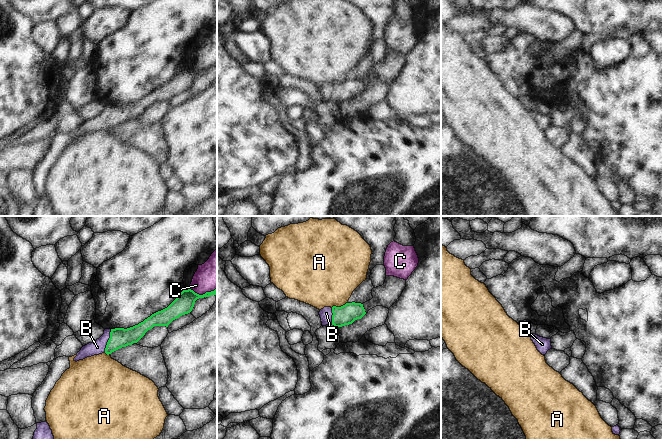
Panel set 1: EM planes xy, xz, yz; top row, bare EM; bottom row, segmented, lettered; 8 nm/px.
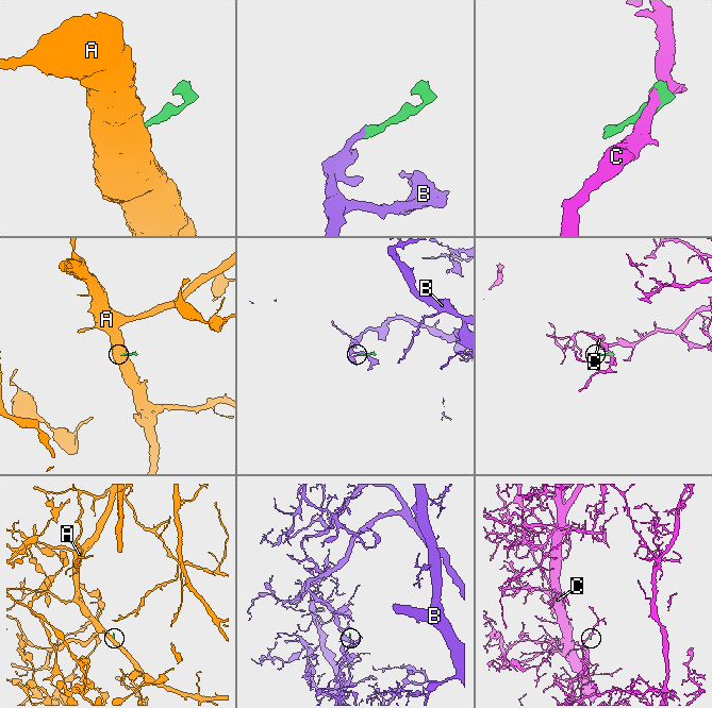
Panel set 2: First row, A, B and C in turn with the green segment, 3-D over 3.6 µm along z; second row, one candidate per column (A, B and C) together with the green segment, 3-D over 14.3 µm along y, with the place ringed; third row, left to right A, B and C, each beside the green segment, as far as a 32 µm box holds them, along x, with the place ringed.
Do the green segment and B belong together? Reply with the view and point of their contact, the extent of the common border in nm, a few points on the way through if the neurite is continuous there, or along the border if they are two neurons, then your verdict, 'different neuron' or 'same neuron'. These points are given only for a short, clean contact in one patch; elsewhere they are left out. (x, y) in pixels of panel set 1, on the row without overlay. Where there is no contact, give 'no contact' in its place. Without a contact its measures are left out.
xy (108, 117) | 200 nm | across xy (119, 113), (108, 117), (97, 123) | same neuron

